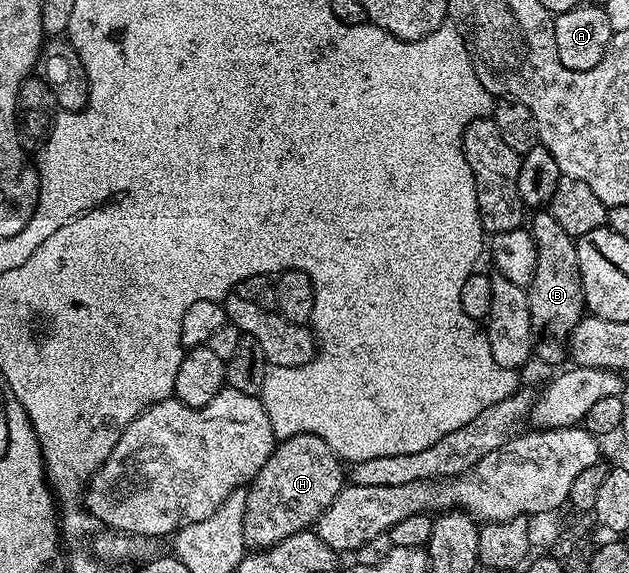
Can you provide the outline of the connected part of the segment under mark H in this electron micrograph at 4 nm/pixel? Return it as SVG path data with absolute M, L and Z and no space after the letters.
M301 434L300 436L292 436L291 438L283 438L274 447L274 454L264 464L264 468L260 468L260 472L249 489L246 490L246 507L244 508L244 540L247 547L254 550L265 550L268 546L280 544L280 540L288 540L288 536L296 536L296 532L311 529L317 523L319 516L328 509L332 504L332 500L341 492L344 485L344 470L342 474L343 459L335 454L332 448L328 448L328 444L320 436L312 436L311 434Z

